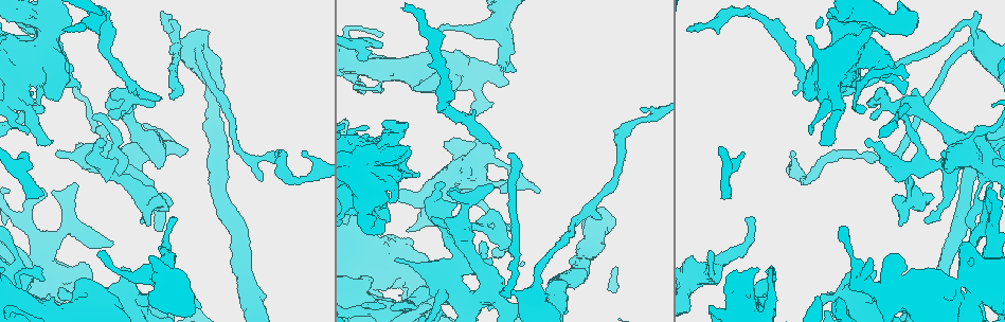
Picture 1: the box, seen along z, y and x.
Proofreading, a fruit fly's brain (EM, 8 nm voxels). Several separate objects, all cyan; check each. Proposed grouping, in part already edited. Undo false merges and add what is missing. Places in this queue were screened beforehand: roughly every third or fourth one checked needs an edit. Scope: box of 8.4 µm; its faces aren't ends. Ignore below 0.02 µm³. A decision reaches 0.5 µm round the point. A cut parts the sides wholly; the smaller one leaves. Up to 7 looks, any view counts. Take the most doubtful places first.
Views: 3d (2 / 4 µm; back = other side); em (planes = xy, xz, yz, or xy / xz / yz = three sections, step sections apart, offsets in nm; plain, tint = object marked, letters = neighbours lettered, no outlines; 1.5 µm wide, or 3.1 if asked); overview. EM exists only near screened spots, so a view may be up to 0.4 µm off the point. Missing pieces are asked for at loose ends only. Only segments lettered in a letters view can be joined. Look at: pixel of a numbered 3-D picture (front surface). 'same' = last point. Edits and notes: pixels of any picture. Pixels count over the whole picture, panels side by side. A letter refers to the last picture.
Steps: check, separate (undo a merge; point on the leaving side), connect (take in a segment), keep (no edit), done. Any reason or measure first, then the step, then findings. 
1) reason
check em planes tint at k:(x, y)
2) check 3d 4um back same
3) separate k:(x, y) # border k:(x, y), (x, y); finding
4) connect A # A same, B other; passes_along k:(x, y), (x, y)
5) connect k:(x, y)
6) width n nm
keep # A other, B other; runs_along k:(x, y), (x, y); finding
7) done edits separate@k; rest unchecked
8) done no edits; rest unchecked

tapers out
check em xy step 8 tint at 1:(159, 229)

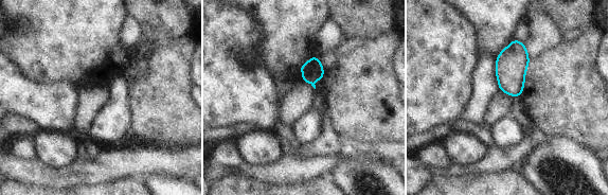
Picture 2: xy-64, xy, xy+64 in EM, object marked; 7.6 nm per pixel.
check em planes letters same

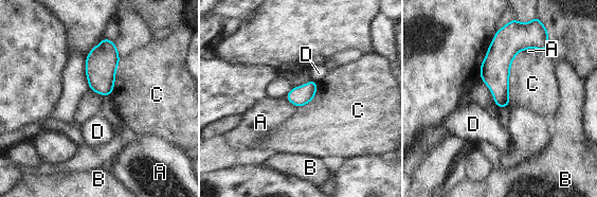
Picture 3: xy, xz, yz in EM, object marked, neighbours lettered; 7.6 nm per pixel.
longest_contact C 400 nm
keep # A other, B other, C other, D other; none of them fits

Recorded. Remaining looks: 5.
branch stops here
check em planes letters at 1:(363, 58)

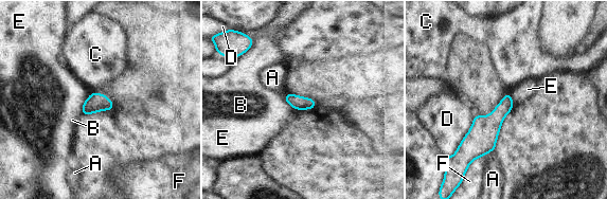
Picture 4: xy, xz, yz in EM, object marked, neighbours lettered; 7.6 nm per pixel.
keep # A other, B other, C other, D other, E other, F other; border 4:(90, 93), (84, 102), (81, 114); none of them fits

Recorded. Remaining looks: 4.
looks like a crossing
check em planes letters at 1:(456, 264)

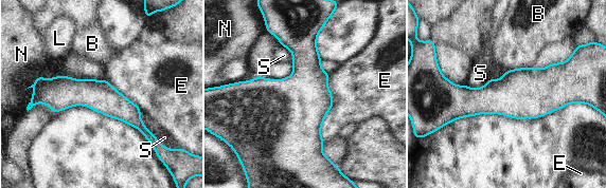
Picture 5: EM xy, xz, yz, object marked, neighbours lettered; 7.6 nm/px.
width 240 nm
keep # B other, E other, L other, N other, S other; border 5:(330, 73), (323, 143); one neuron here

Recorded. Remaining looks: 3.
done no edits; rest unchecked

